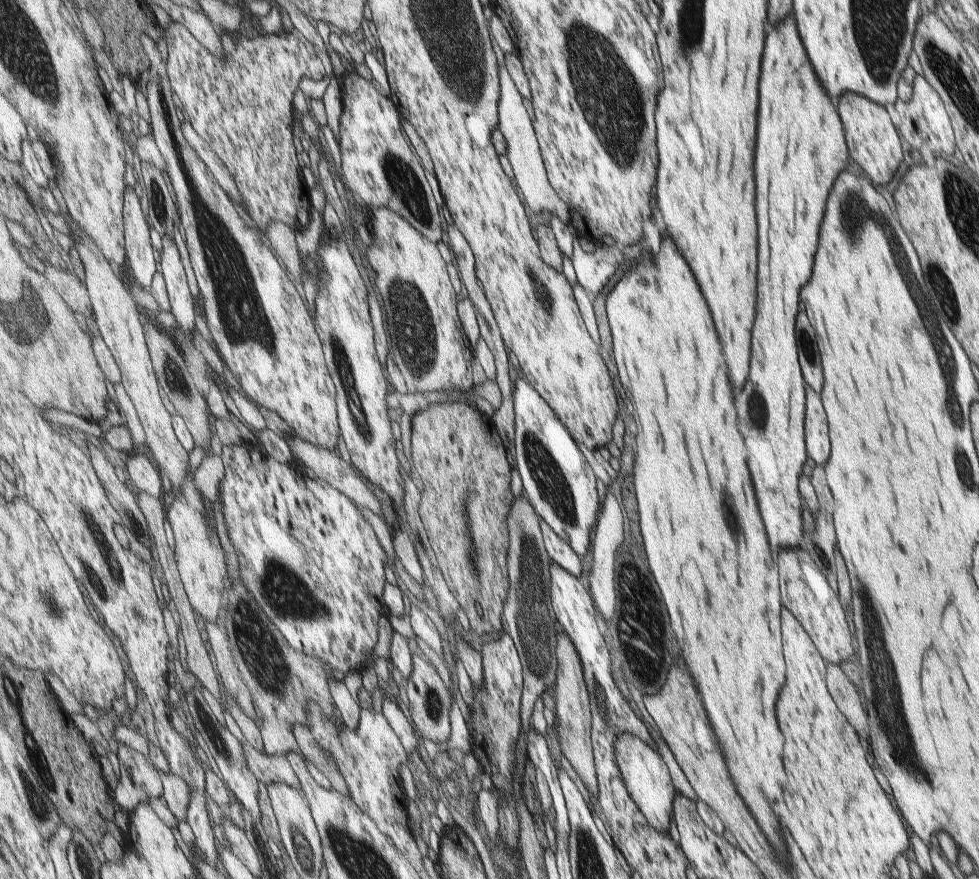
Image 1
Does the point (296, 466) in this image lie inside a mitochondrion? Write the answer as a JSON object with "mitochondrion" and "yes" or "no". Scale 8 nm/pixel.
{"mitochondrion":"no"}

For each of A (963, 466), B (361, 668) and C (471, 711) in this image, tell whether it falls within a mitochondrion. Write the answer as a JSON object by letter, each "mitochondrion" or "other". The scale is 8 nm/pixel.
{"A":"mitochondrion","B":"other","C":"other"}

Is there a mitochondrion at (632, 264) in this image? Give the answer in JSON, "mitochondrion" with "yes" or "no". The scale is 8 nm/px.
{"mitochondrion":"no"}

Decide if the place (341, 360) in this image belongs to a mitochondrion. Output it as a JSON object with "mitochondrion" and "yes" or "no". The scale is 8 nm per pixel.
{"mitochondrion":"yes"}

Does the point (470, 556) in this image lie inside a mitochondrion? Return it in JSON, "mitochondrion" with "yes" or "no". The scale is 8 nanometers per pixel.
{"mitochondrion":"yes"}

